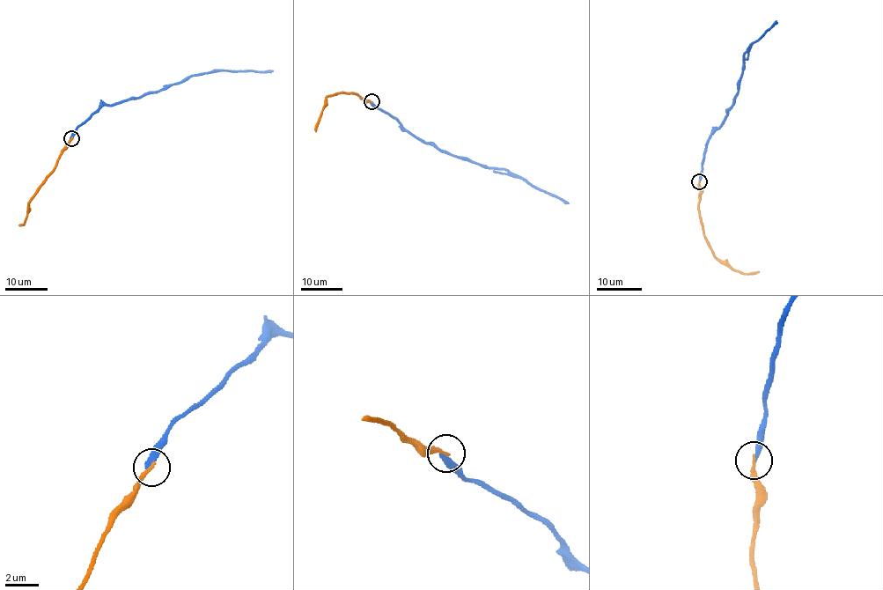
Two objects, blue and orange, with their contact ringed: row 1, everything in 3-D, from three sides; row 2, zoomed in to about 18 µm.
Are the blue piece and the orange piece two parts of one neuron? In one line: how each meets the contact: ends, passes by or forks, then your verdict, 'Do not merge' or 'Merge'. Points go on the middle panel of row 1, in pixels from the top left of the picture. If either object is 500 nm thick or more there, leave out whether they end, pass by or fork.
At the ring blue ends. At the ring orange ends. Do not merge

